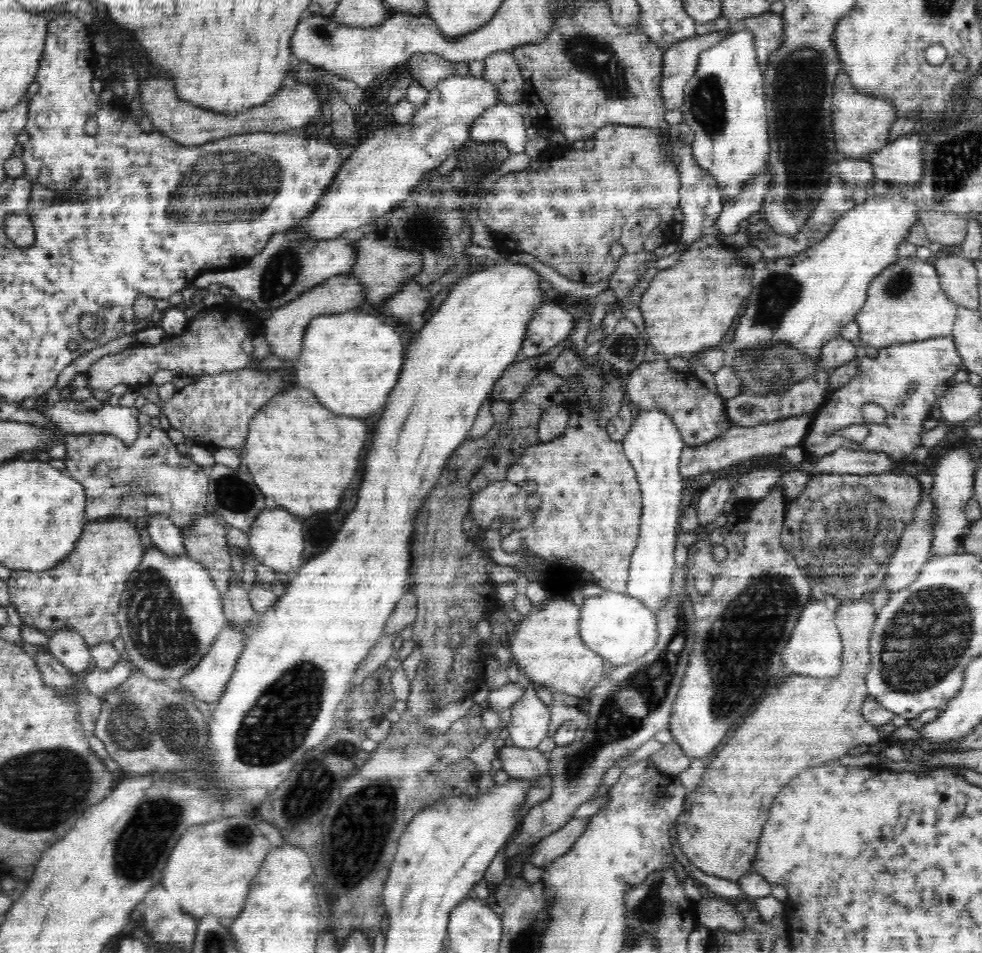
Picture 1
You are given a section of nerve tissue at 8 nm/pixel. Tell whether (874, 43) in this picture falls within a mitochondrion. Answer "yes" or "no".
no

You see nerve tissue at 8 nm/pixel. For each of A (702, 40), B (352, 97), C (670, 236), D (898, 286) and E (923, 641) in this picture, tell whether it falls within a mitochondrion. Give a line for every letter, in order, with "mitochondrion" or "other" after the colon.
A: other
B: other
C: other
D: mitochondrion
E: mitochondrion

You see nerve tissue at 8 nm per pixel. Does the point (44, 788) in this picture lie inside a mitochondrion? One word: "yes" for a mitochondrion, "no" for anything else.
yes

